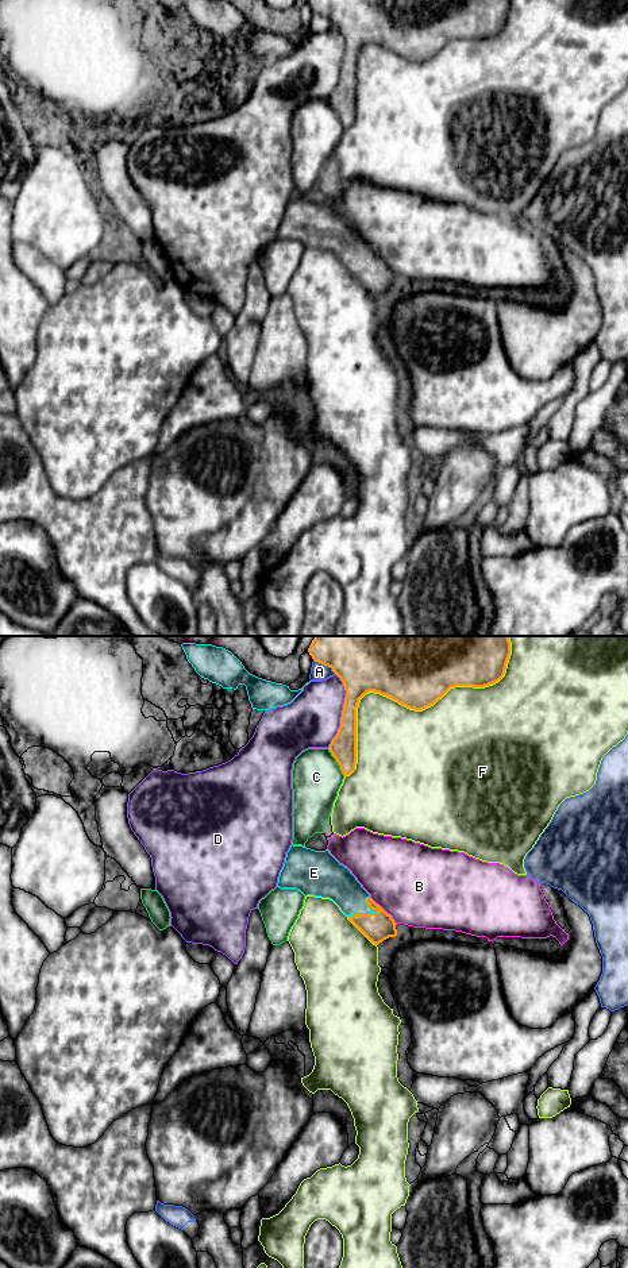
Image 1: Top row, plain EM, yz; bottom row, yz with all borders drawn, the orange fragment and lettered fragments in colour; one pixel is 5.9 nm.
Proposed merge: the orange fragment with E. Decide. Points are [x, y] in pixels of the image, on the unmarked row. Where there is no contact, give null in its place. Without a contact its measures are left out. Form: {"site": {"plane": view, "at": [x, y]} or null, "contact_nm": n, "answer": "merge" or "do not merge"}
{"site": {"plane": "yz", "at": [362, 266]}, "contact_nm": 190, "answer": "merge"}

